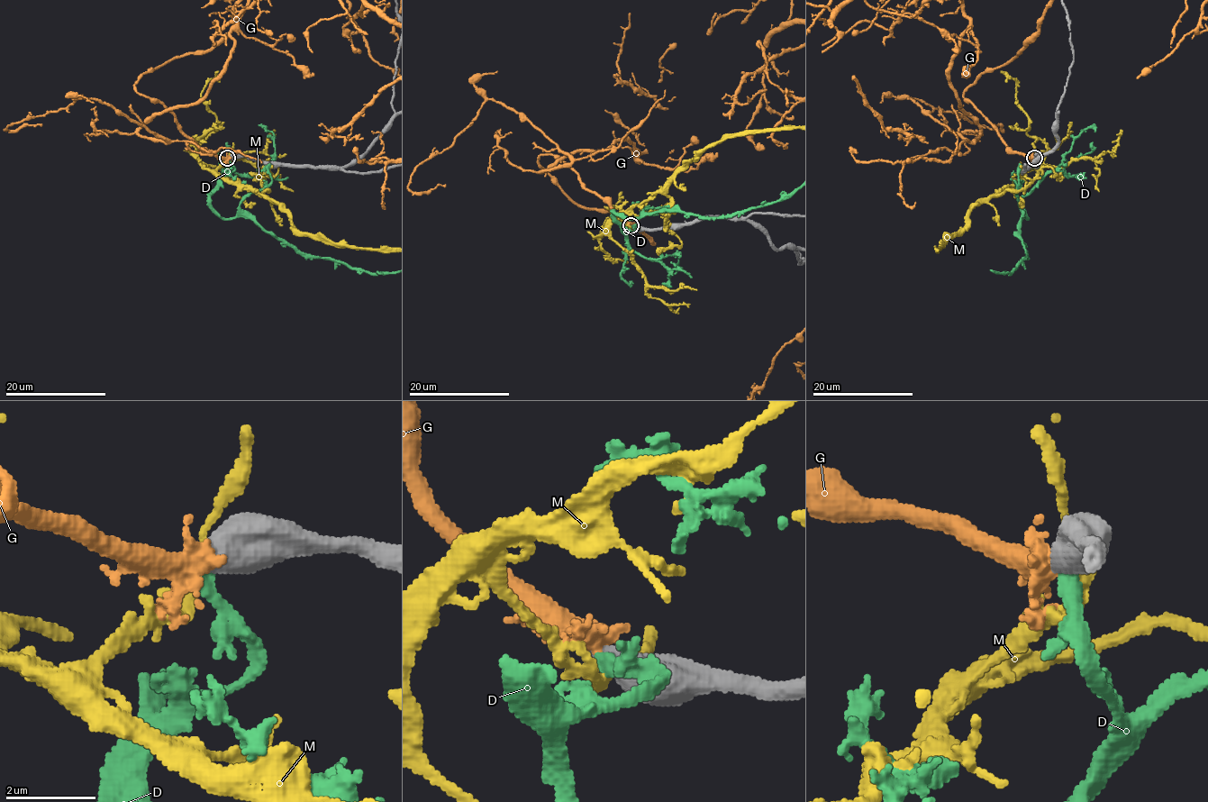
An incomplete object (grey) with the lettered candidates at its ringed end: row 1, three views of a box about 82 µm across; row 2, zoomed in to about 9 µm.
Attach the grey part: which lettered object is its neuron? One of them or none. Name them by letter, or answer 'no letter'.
G

